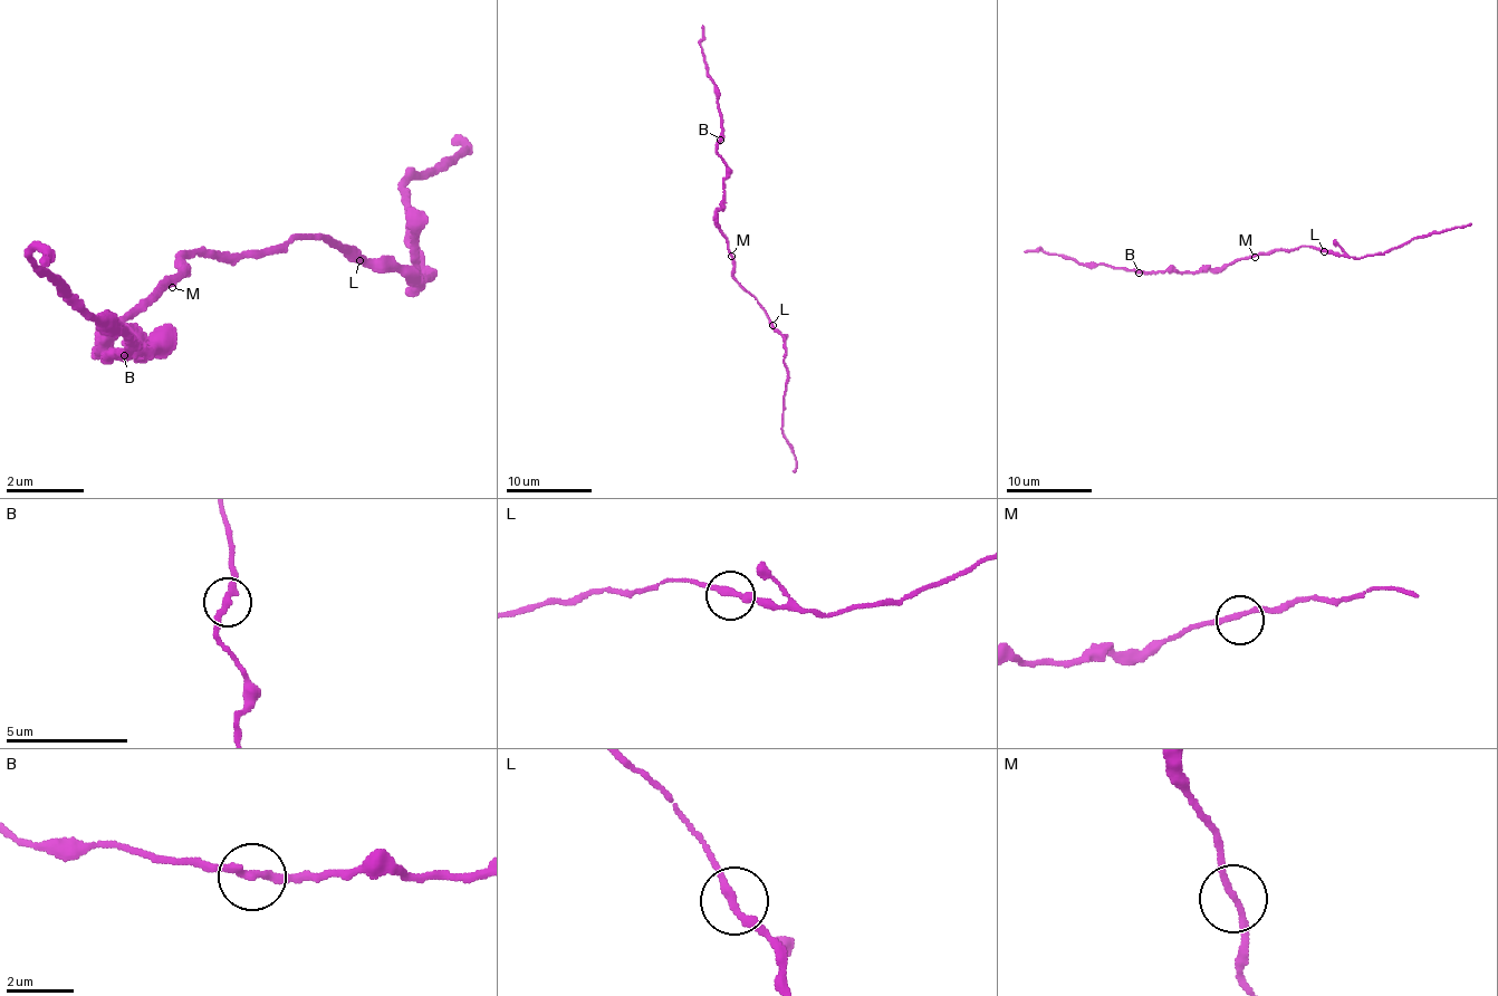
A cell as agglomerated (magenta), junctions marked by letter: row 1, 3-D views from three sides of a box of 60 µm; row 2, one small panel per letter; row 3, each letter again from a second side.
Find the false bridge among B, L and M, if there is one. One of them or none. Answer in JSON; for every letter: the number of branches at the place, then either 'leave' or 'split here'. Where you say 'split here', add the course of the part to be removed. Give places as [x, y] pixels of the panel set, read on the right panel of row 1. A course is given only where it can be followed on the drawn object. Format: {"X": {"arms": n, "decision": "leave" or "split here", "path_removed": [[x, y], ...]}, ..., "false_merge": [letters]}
{"B": {"arms": 2, "decision": "leave"}, "L": {"arms": 2, "decision": "leave"}, "M": {"arms": 2, "decision": "leave"}, "false_merge": []}

